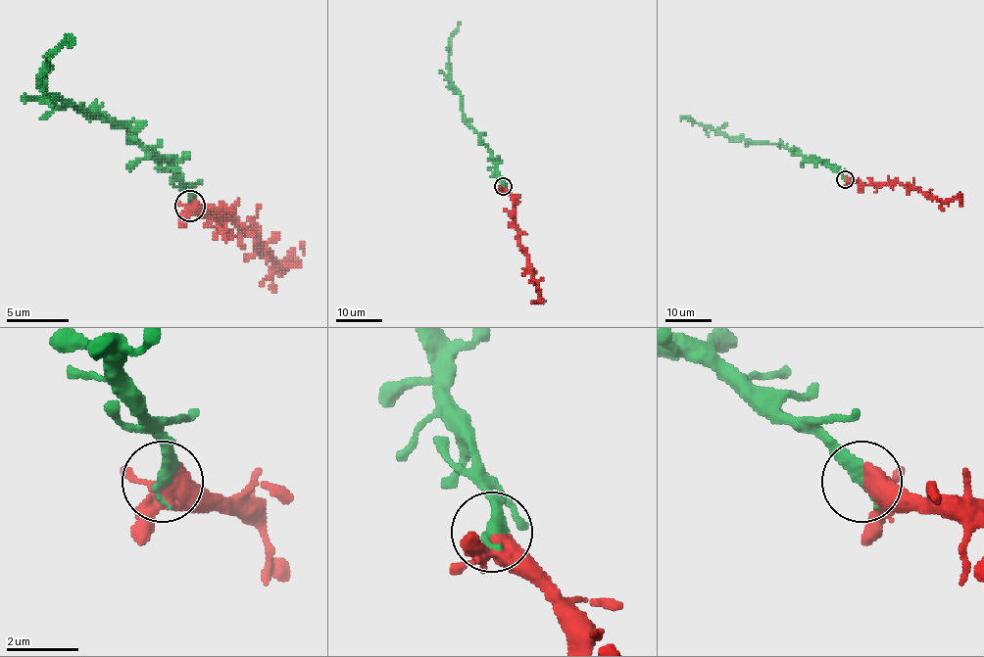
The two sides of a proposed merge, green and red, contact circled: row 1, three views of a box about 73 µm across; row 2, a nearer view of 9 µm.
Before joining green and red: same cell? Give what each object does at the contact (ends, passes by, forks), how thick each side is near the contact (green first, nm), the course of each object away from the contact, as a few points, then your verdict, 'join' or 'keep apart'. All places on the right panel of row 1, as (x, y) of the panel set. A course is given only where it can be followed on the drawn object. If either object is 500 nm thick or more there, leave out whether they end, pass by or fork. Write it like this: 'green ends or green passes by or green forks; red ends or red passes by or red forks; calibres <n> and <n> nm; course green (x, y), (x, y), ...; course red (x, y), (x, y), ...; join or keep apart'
green ends; red forks; calibres 400 and 400 nm; course green (845, 178), (823, 163), (810, 162), (795, 150), (719, 135), (686, 117), (681, 119); course red (846, 178), (863, 184), (902, 183), (942, 201), (960, 198), (959, 193); join

